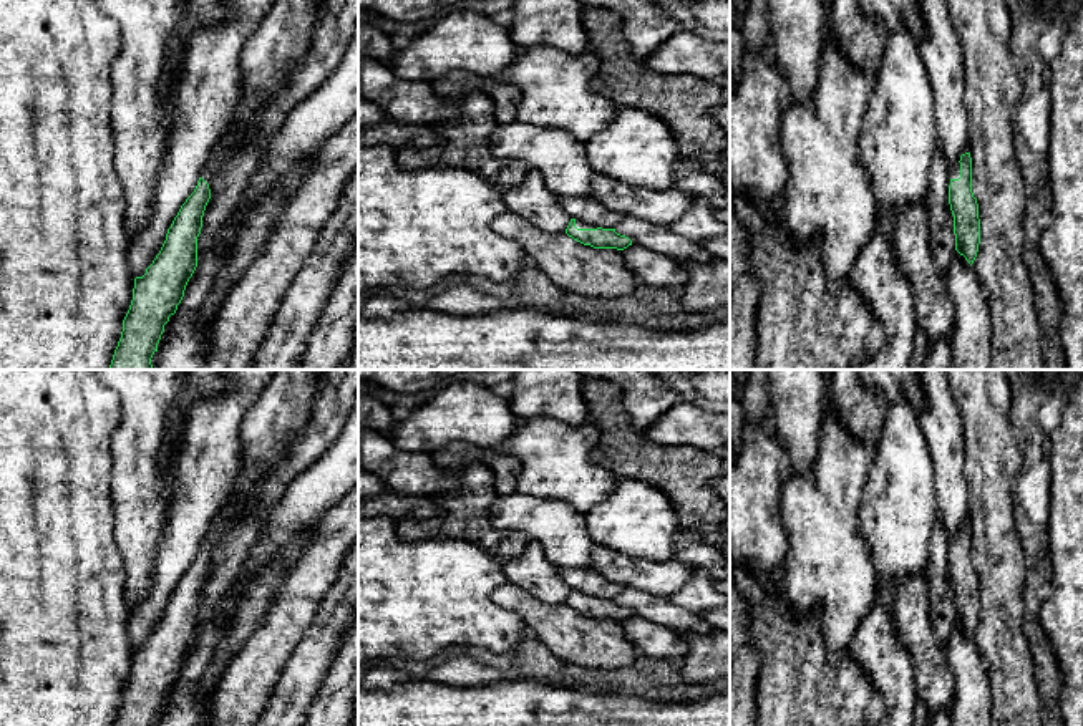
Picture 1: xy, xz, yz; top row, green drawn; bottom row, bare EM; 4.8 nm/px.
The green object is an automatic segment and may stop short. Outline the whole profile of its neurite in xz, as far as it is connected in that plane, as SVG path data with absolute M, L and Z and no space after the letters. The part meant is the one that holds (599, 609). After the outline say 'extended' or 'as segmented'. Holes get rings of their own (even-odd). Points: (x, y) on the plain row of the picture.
M571 590L566 605L574 612L594 620L624 622L632 617L632 612L615 603L615 600L602 600L587 593Z | extended

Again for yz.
M969 519L950 542L949 575L954 587L955 622L972 636L980 615L979 575L972 564Z | extended

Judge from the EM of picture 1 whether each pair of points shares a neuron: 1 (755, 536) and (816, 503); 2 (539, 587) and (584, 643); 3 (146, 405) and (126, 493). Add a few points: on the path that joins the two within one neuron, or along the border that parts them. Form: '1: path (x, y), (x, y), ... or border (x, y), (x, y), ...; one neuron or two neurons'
1: border (781, 481), (780, 517), (785, 532), (785, 559); two neurons
2: border (518, 585), (548, 604), (564, 604); two neurons
3: path (145, 426), (141, 471); one neuron

